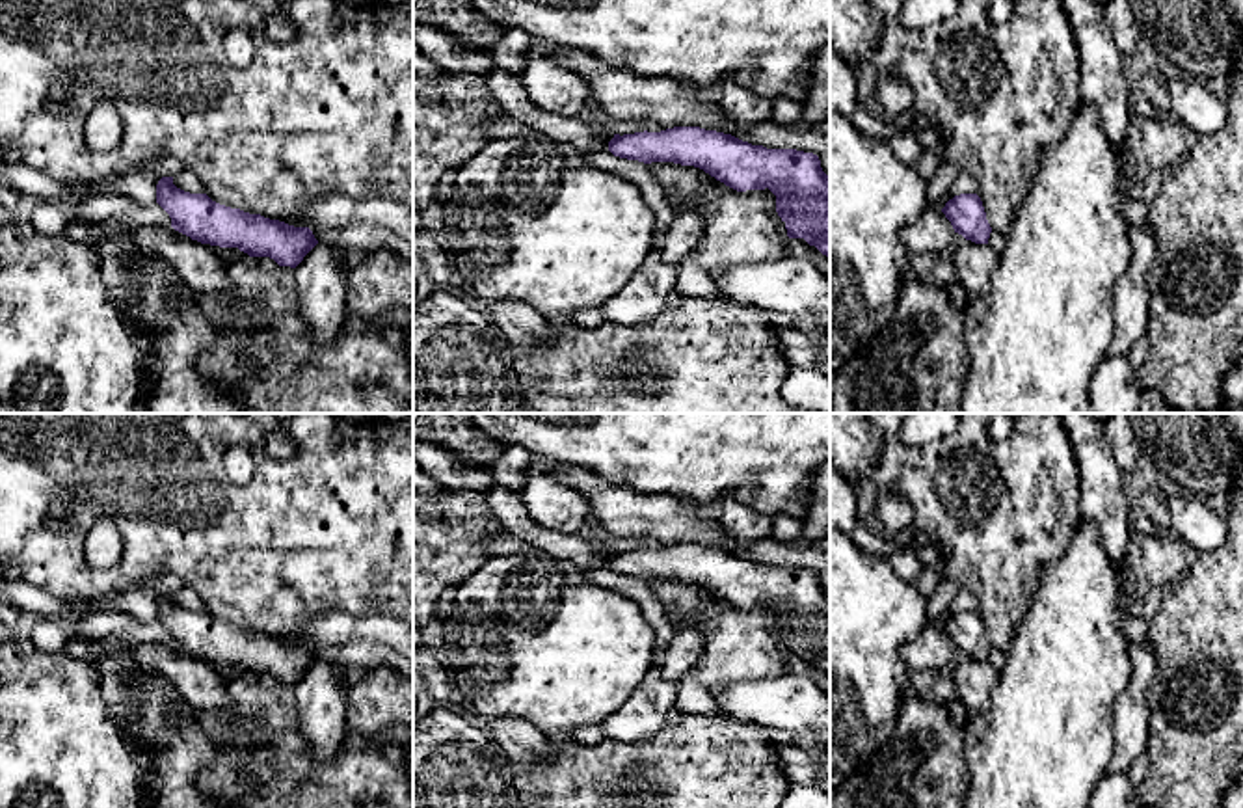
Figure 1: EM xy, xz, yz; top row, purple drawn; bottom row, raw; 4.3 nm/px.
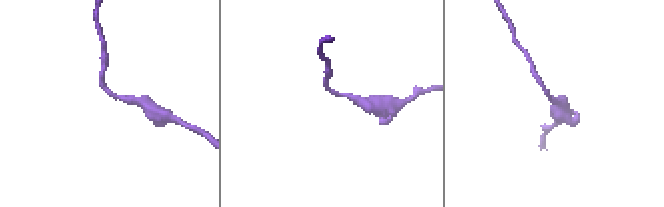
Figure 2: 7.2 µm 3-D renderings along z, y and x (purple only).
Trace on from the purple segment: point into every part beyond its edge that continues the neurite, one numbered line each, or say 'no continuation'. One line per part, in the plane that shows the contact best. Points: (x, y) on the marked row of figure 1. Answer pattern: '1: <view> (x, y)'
no continuation

